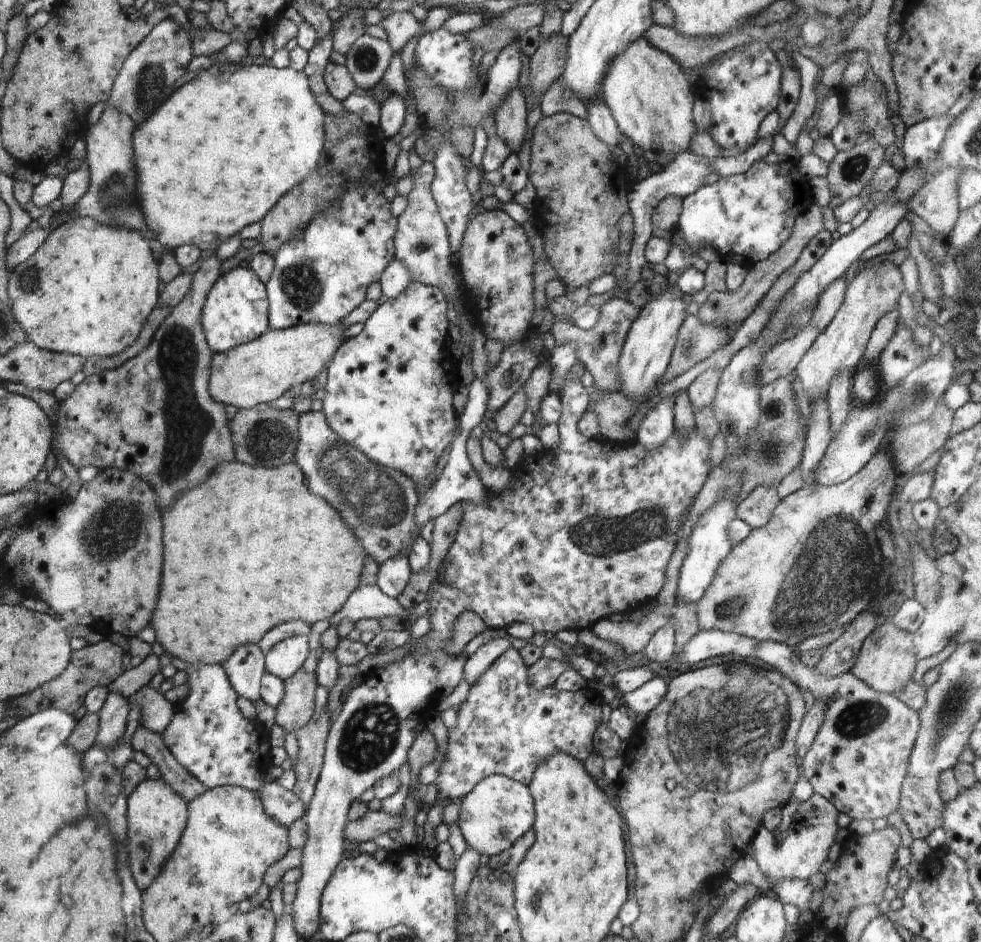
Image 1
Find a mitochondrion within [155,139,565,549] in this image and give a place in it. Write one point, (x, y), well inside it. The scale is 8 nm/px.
(374, 498)

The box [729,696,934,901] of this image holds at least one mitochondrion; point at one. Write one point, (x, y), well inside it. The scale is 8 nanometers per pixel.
(862, 718)

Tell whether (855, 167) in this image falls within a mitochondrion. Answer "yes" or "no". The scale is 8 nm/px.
yes

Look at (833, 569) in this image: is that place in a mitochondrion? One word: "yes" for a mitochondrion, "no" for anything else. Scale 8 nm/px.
yes

